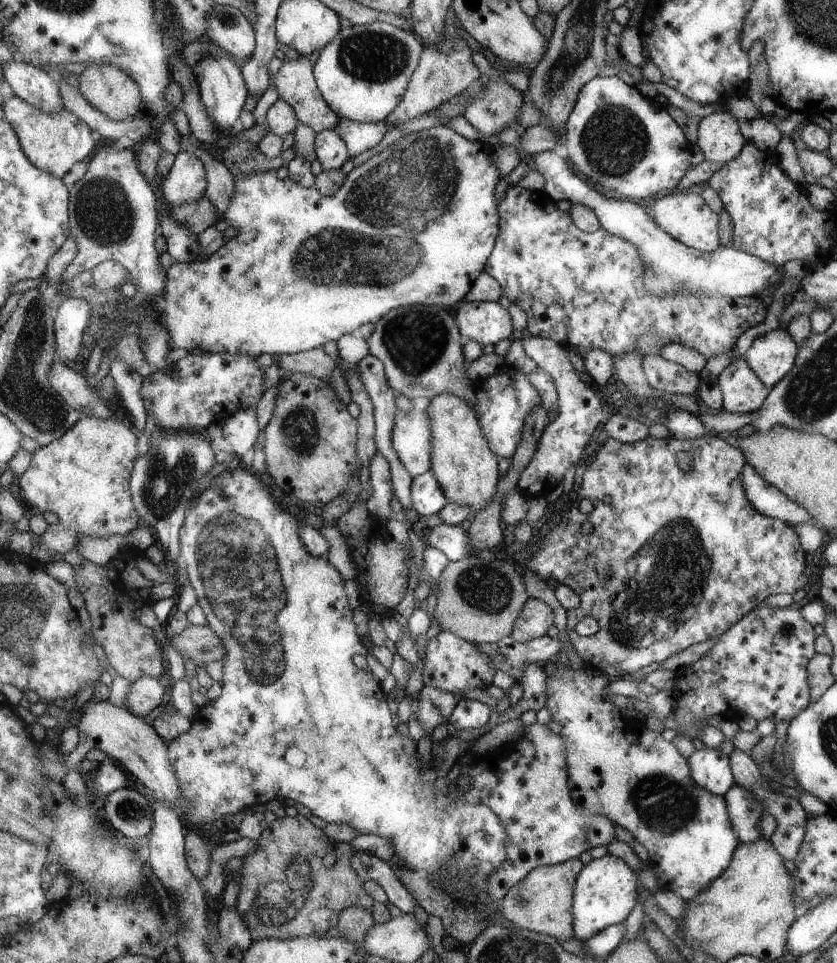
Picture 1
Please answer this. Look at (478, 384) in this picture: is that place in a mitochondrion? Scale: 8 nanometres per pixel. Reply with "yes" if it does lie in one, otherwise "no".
no

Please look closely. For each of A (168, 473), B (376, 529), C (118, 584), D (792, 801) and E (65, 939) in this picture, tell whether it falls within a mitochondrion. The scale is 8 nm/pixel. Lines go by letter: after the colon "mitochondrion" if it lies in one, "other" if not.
A: mitochondrion
B: other
C: other
D: other
E: other

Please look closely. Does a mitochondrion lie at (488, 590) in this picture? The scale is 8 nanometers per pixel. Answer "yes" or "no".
yes

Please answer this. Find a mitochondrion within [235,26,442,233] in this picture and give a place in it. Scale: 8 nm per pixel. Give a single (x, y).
(372, 56)

